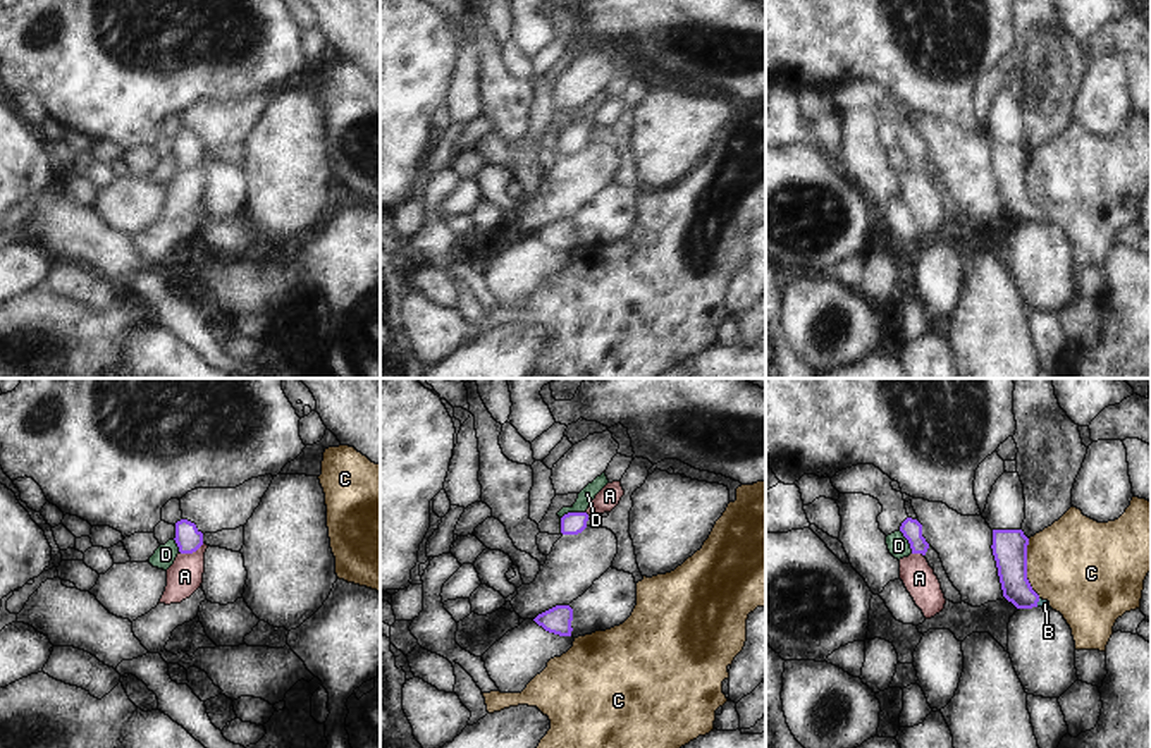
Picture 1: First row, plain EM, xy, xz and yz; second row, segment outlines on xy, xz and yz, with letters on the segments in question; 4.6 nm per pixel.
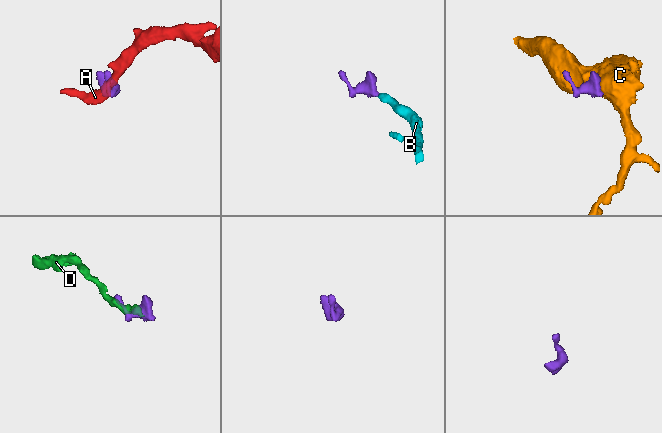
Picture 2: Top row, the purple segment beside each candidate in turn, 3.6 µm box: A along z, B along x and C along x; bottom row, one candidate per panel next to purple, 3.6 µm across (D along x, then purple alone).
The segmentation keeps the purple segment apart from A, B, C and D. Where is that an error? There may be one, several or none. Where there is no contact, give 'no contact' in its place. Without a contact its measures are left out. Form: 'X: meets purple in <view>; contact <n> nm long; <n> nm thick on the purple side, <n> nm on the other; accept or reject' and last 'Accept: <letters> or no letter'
A: meets purple in xy; contact 120 nm long; 120 nm thick on the purple side, 170 nm on the other; reject
B: meets purple in yz; contact 40 nm long; 150 nm thick on the purple side, 50 nm on the other; accept
C: meets purple in yz; contact 280 nm long; 160 nm thick on the purple side, 440 nm on the other; reject
D: meets purple in xz; contact 120 nm long; 110 nm thick on the purple side, 70 nm on the other; reject
Accept: B

